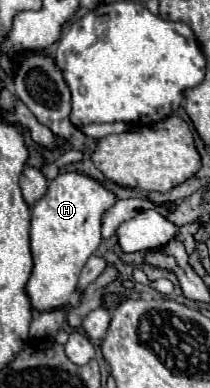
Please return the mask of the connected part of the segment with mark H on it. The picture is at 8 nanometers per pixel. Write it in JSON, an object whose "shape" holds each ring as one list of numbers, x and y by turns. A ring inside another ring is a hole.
{"shape":[[79,171,59,173,49,183,47,193,35,203,31,213,31,253,35,267,27,283,27,295,33,309,49,311,79,303,77,277,101,243,103,213,115,203,117,195,113,191]]}

